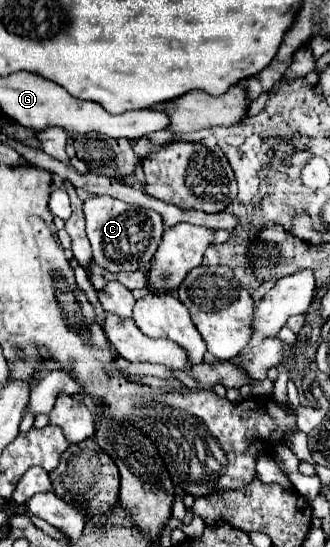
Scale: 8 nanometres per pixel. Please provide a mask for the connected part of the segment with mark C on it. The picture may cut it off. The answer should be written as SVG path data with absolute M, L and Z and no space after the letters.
M95 195L87 199L83 203L83 213L87 223L87 237L93 249L93 261L97 265L111 273L121 273L143 269L153 259L163 235L163 219L159 213L133 207L109 195Z

